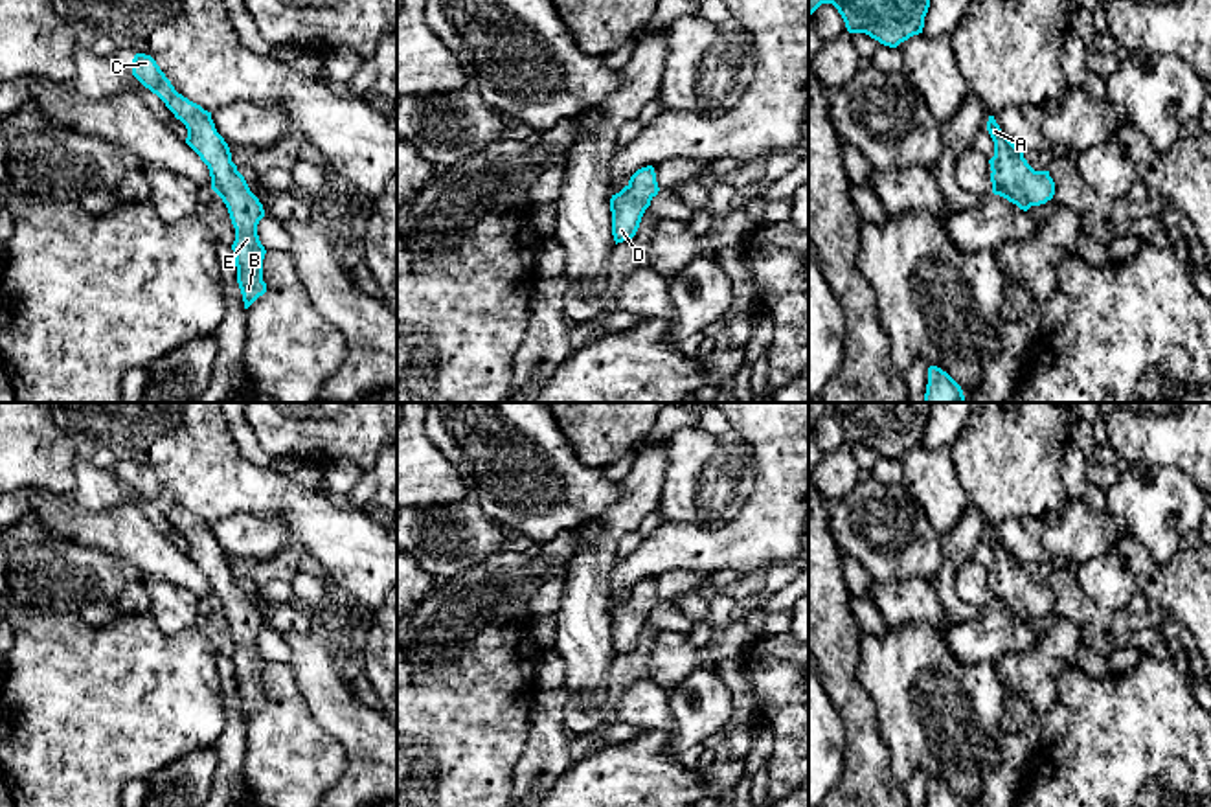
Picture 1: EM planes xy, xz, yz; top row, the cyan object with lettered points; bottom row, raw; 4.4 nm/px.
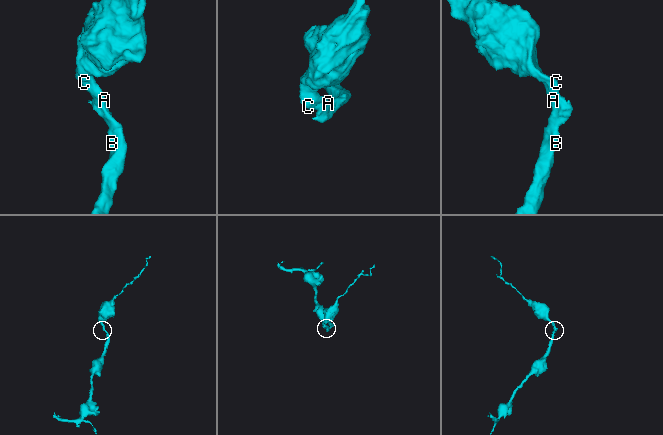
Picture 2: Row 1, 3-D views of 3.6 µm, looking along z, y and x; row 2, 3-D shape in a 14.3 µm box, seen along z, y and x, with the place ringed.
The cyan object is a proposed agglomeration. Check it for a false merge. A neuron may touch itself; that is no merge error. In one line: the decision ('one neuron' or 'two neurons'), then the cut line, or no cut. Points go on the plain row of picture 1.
one neuron; no cut

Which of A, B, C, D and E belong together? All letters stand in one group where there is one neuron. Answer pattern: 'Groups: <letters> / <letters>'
Groups: A B C D E

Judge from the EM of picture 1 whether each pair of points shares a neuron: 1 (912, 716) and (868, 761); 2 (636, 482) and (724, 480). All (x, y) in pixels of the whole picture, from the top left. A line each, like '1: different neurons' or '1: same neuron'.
1: different neurons
2: different neurons

